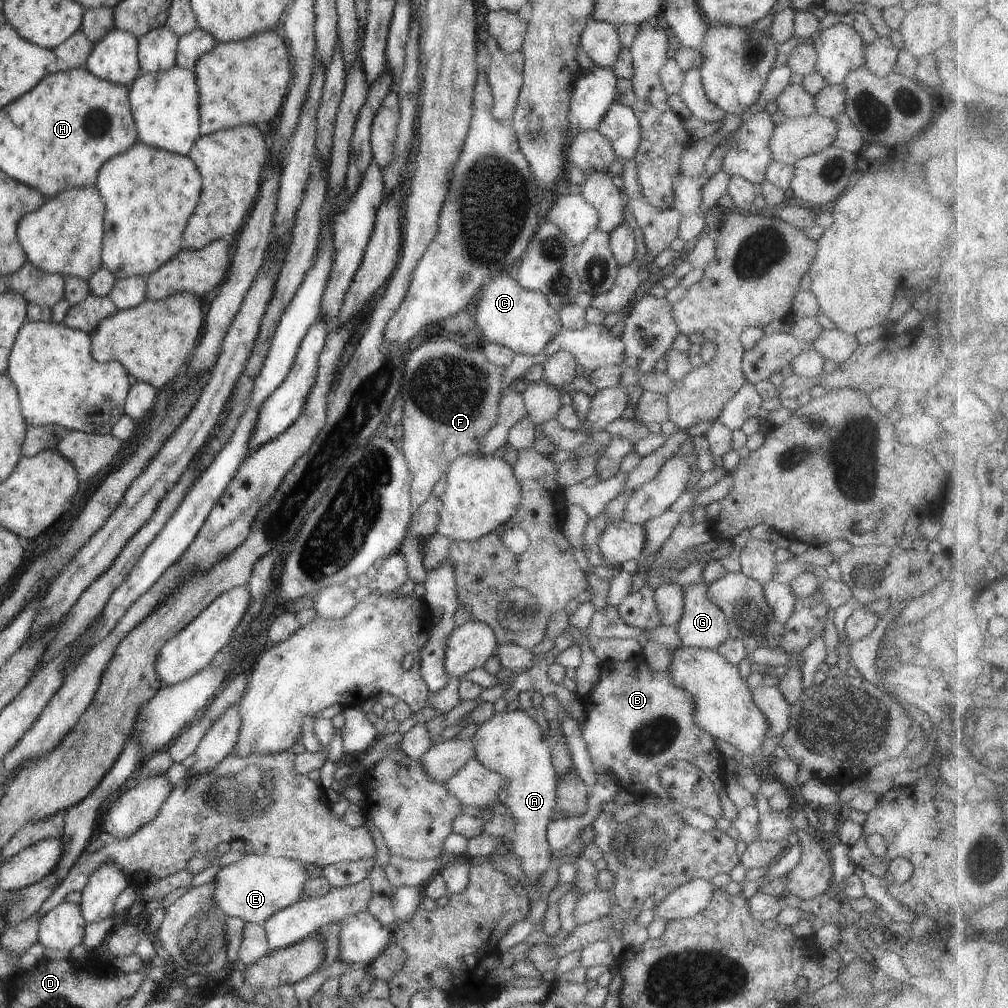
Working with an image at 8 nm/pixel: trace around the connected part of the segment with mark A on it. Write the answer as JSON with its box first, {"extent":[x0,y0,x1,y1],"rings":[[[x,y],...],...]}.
{"extent":[471,709,559,881],"rings":[[[518,709],[495,712],[490,720],[479,726],[471,742],[474,758],[483,767],[507,779],[507,786],[498,793],[498,801],[515,817],[515,834],[508,850],[520,859],[522,870],[528,878],[537,881],[552,866],[547,826],[556,812],[559,778],[552,764],[551,748],[542,736],[538,723]]]}

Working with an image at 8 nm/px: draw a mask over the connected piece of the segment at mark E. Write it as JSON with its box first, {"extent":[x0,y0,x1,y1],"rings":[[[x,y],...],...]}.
{"extent":[211,854,312,925],"rings":[[[245,854],[242,859],[218,870],[211,899],[226,916],[262,925],[269,916],[302,898],[303,886],[312,878],[303,866],[284,857]]]}

